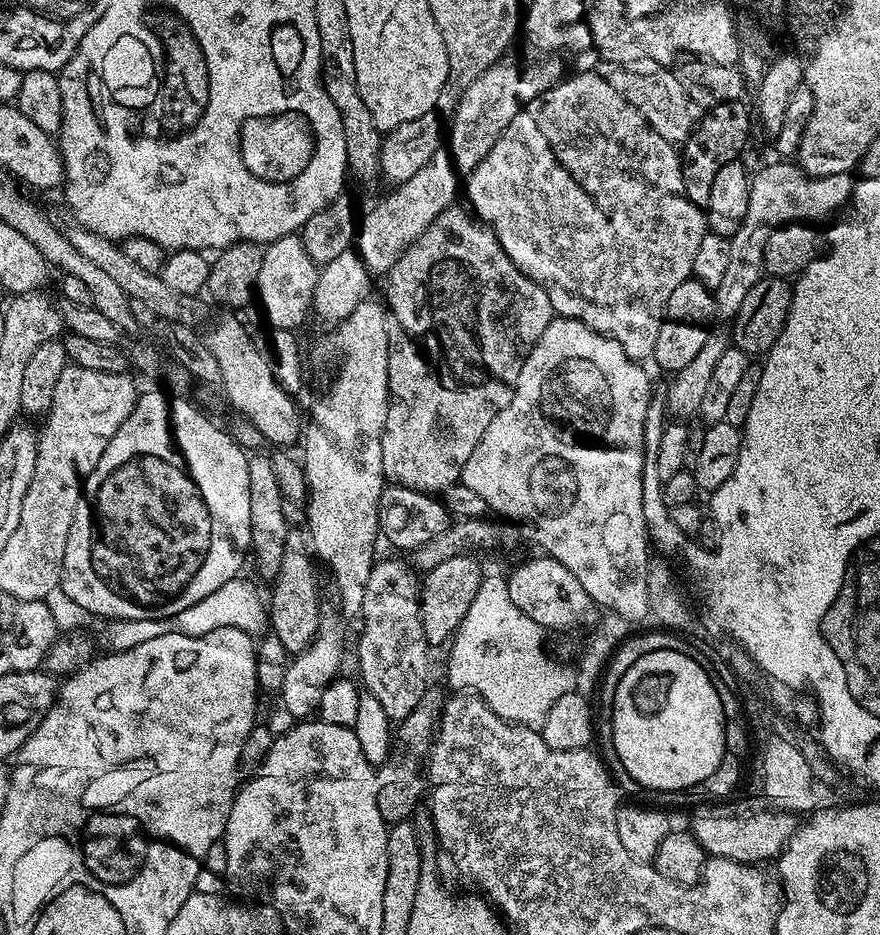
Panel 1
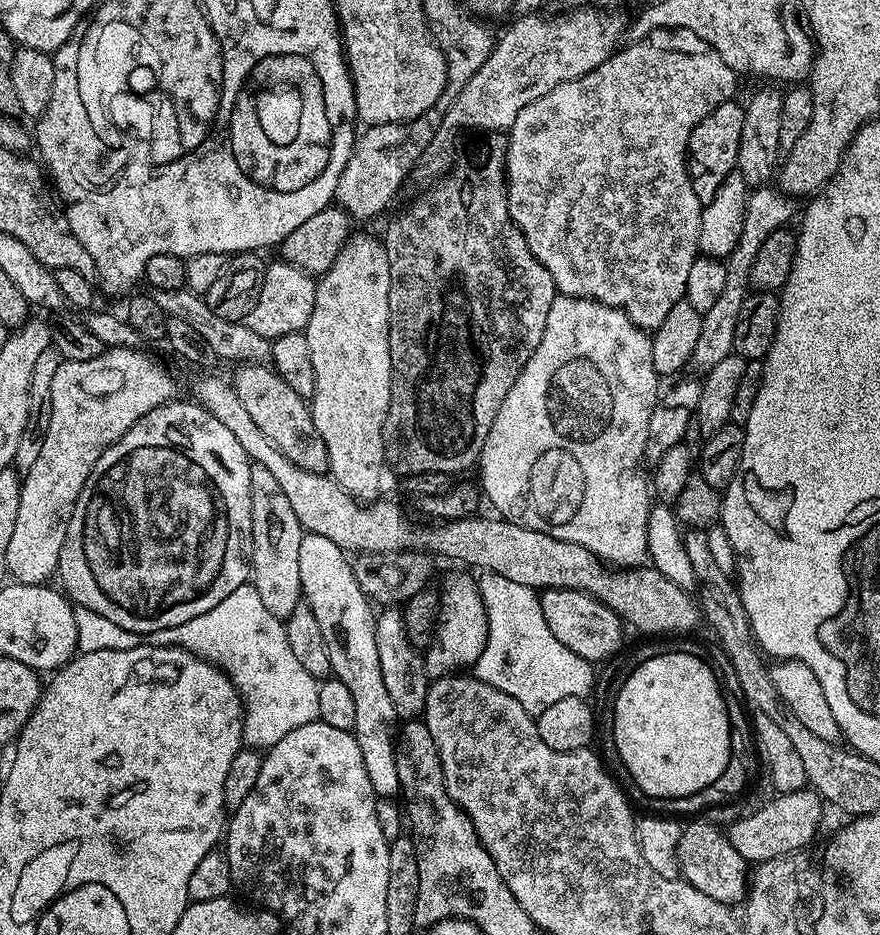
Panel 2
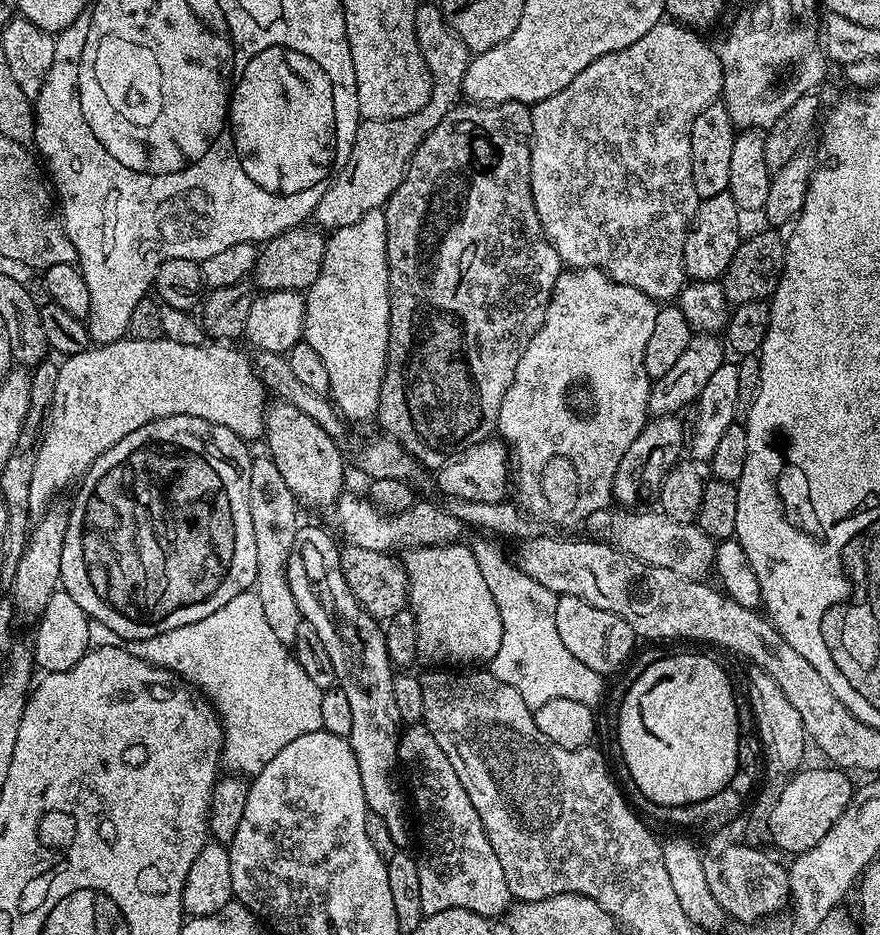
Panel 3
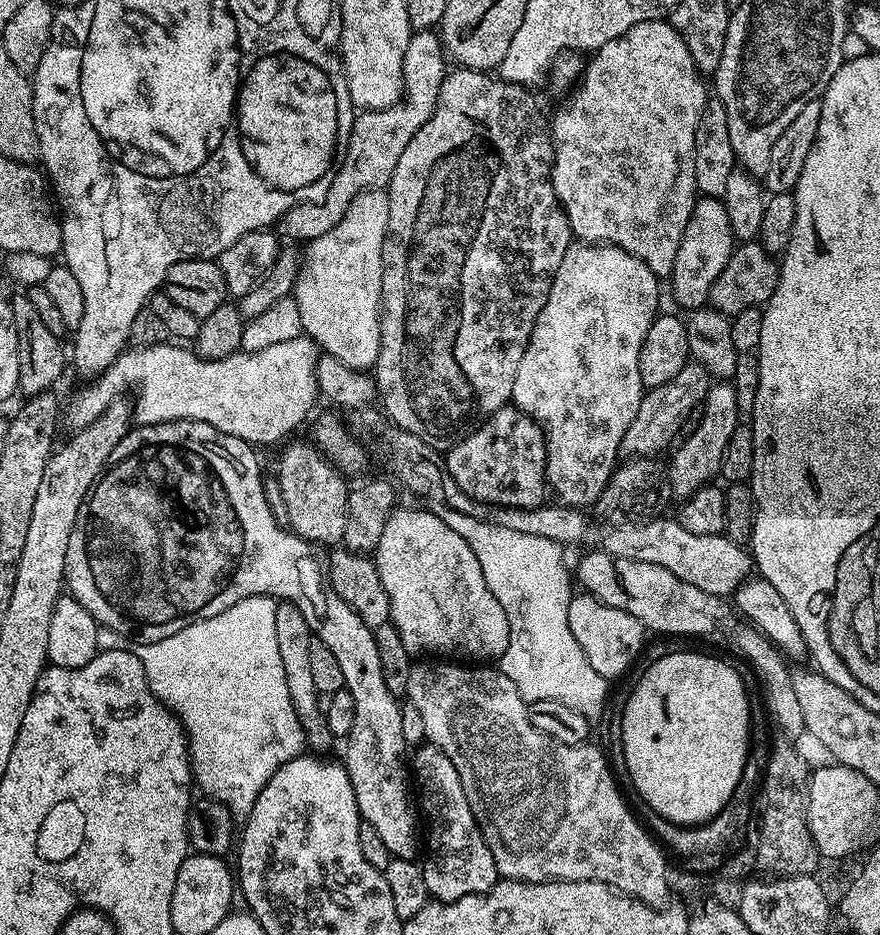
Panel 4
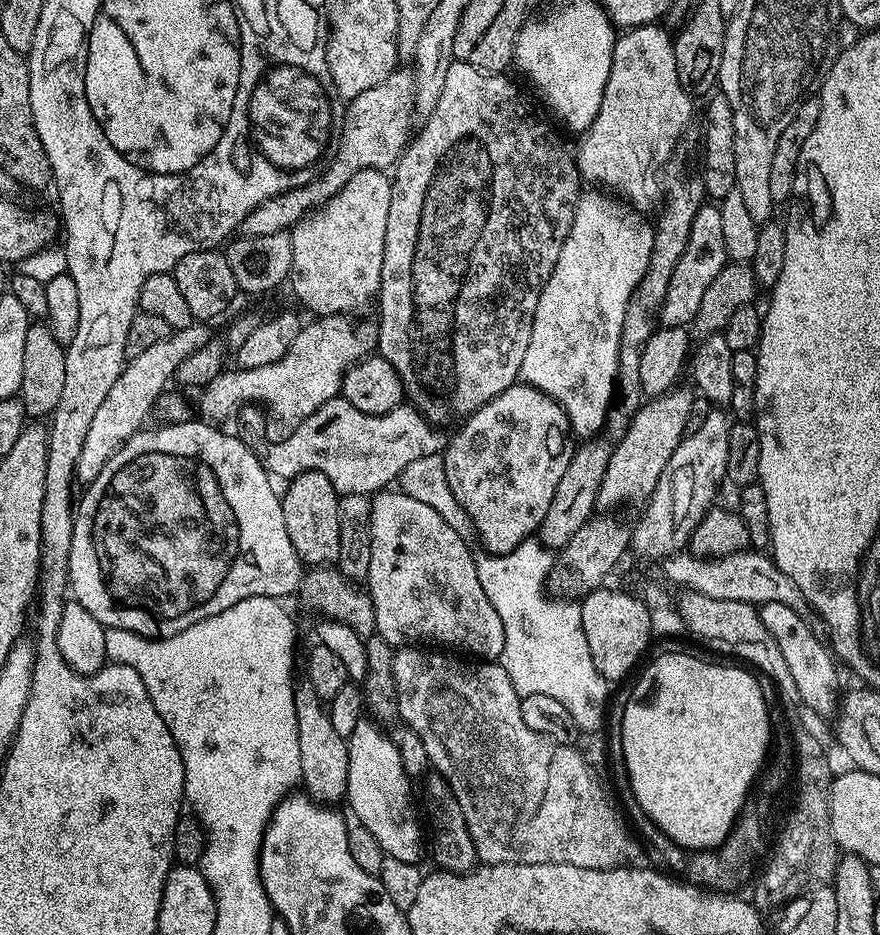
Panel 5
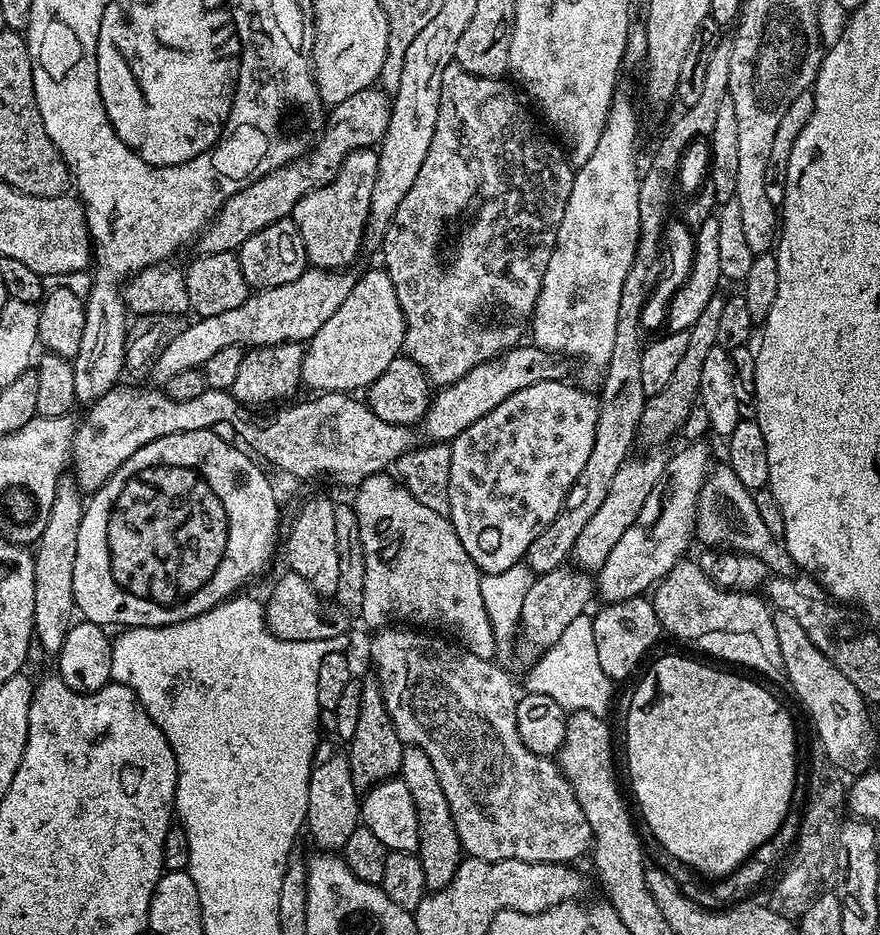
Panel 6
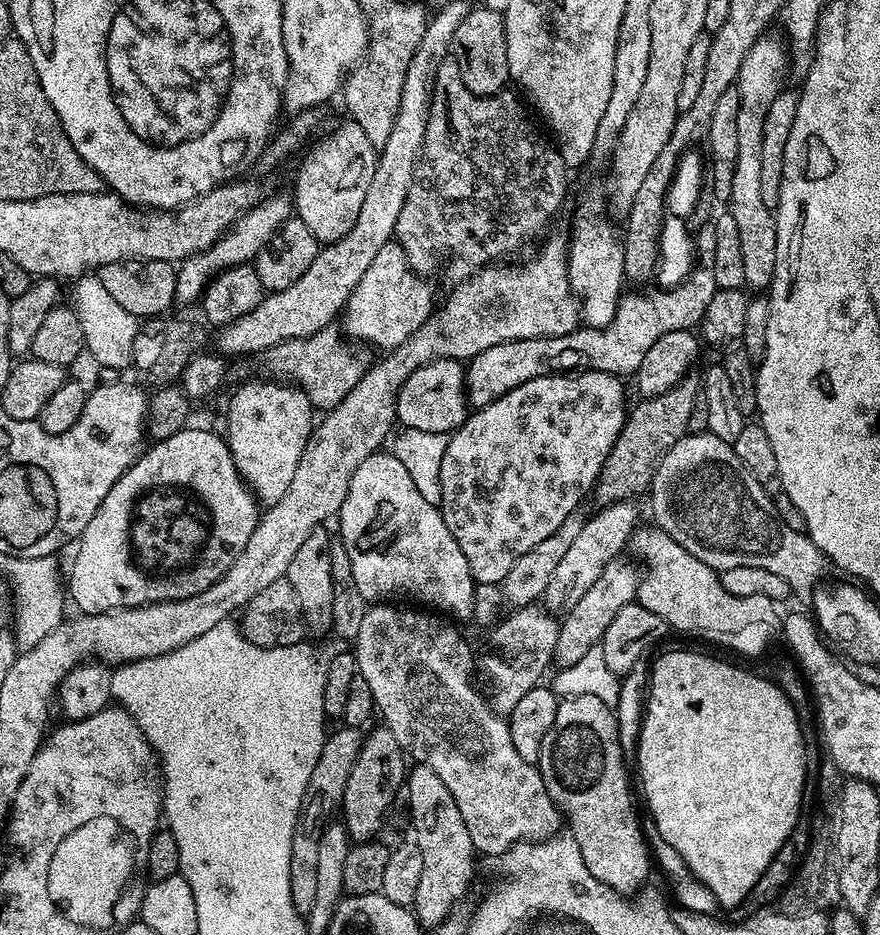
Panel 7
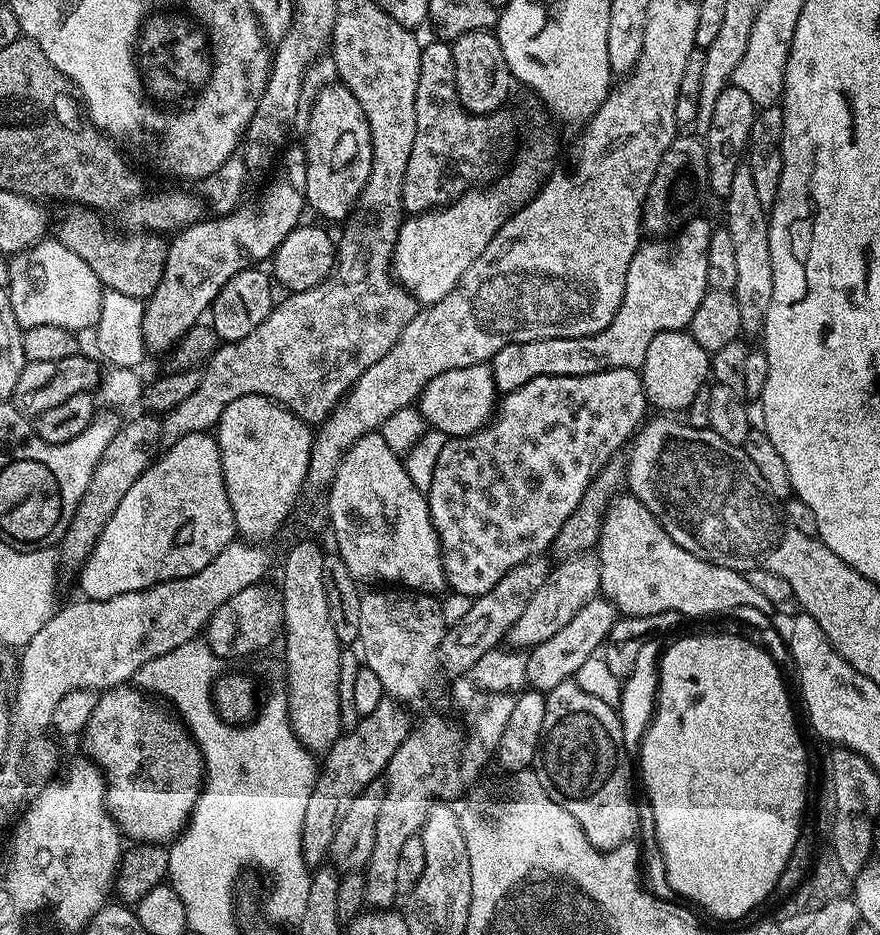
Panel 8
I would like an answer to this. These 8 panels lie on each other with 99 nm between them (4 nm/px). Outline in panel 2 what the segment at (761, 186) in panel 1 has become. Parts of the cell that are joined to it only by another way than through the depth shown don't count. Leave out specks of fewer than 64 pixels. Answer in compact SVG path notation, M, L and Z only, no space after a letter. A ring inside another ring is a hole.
M776 186L757 188L749 195L746 218L742 226L742 238L738 238L738 246L726 258L726 283L722 286L722 294L718 294L714 306L703 313L702 334L698 334L698 343L694 346L691 363L707 370L718 366L722 358L733 355L734 330L738 327L738 314L742 310L742 302L750 295L750 266L754 266L754 258L758 258L758 250L762 250L762 242L772 232L785 227L788 219L795 214L793 197Z

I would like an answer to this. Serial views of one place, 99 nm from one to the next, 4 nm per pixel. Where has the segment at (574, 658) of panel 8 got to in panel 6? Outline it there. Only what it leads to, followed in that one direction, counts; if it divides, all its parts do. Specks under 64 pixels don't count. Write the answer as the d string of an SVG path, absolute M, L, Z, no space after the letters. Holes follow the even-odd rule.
M688 444L681 452L673 451L669 455L662 478L654 490L650 490L642 510L638 510L634 526L630 526L630 530L618 538L614 550L610 550L610 558L606 558L595 577L594 588L604 604L645 595L687 553L684 551L688 543L694 540L696 507L713 463L711 460L712 452L704 444Z

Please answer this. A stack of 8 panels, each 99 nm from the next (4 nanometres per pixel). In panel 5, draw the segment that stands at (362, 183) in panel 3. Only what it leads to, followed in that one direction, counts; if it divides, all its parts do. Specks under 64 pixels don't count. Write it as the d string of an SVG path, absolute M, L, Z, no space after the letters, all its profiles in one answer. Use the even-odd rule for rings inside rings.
M404 66L397 67L396 71L388 75L385 80L378 82L378 86L370 86L370 90L362 90L362 94L358 94L352 100L347 101L344 110L344 124L340 128L340 141L336 147L336 155L327 161L324 171L306 186L298 186L294 190L283 192L266 202L262 202L240 223L239 231L244 236L288 232L295 228L303 216L309 216L321 204L325 204L327 200L334 198L334 194L338 194L338 190L342 190L342 186L346 186L346 182L350 182L350 178L354 178L354 174L358 174L358 170L366 170L367 168L391 169L396 161L404 155L404 149L409 143L410 132L408 136L408 130L412 126L412 120L414 121L415 107L416 83L411 71Z

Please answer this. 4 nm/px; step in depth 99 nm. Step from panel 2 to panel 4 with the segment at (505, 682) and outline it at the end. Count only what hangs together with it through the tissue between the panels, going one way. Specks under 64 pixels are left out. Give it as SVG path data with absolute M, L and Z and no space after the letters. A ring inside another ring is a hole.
M437 503L434 508L438 518L454 530L454 534L462 534L466 538L466 546L474 550L474 558L478 558L478 566L482 566L482 578L486 578L486 586L490 586L490 594L498 598L498 606L506 610L506 622L510 622L510 646L506 646L506 654L498 661L501 672L518 686L518 694L522 694L527 705L549 700L562 702L562 706L570 706L570 710L578 710L582 718L596 722L604 716L604 707L608 704L609 681L605 680L590 662L586 662L586 654L578 642L574 642L574 634L570 634L568 625L568 607L574 595L573 581L570 572L564 569L565 549L550 538L538 538L535 534L522 534L519 530L509 530L506 526L490 524L487 520L470 518L450 506Z

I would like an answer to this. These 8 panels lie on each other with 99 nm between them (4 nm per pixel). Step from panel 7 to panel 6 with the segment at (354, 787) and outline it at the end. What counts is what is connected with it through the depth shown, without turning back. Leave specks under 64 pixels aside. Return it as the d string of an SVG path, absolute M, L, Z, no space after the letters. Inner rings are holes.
M368 674L362 680L362 714L358 714L358 727L354 729L354 738L346 748L349 768L357 789L367 790L373 784L393 779L402 766L405 747L384 705L379 680L375 675Z

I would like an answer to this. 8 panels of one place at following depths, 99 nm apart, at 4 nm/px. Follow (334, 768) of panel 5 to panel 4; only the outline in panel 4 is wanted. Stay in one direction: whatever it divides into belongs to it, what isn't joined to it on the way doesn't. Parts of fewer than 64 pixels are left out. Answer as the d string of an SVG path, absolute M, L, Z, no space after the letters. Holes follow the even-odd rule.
M279 601L275 610L275 629L277 631L278 654L281 655L283 673L286 677L286 688L289 691L291 705L298 715L299 724L304 729L305 743L314 752L323 752L334 742L322 707L317 686L311 673L310 638L312 630L302 612L288 601Z

